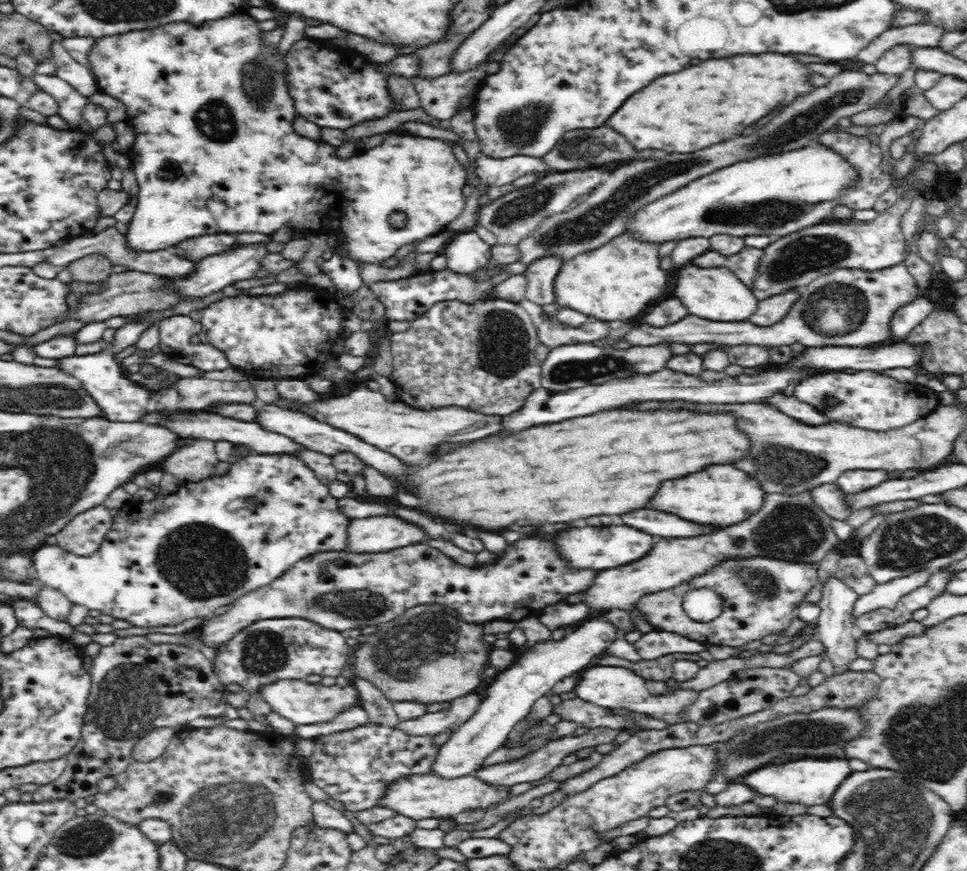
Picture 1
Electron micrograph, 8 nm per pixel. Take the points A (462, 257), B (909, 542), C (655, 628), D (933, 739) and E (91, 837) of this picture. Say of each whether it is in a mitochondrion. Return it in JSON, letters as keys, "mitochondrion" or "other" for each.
{"A":"other","B":"mitochondrion","C":"other","D":"mitochondrion","E":"mitochondrion"}

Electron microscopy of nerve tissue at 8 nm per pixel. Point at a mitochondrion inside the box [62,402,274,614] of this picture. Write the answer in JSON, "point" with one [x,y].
{"point":[202,562]}

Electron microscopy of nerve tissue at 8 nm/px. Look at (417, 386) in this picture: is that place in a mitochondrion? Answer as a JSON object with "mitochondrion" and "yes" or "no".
{"mitochondrion":"no"}

